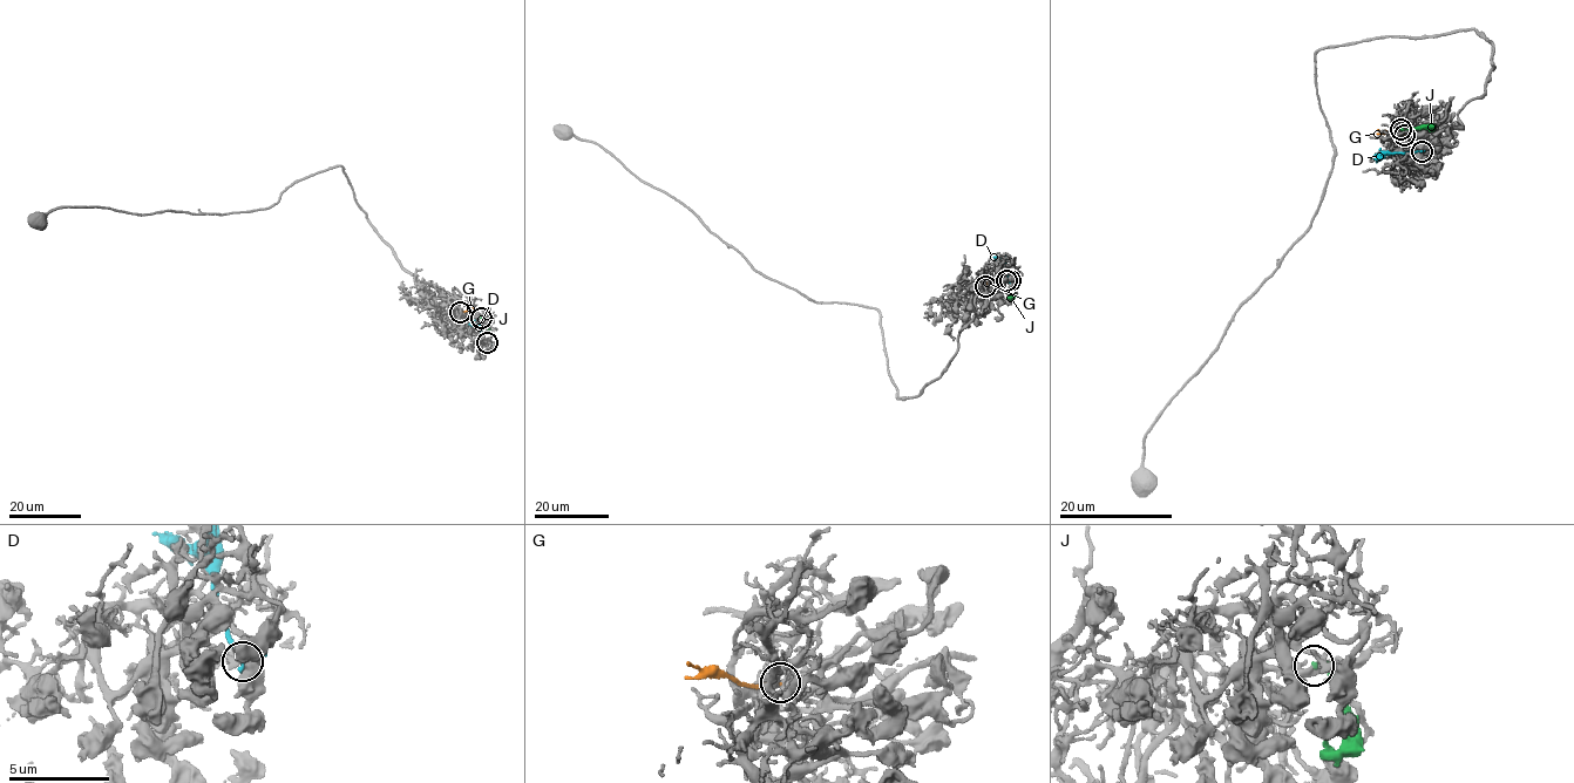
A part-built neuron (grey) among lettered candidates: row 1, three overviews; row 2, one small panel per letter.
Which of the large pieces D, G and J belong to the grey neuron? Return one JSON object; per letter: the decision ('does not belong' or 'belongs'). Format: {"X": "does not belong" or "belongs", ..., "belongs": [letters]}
{"D": "does not belong", "G": "does not belong", "J": "belongs", "belongs": ["J"]}

